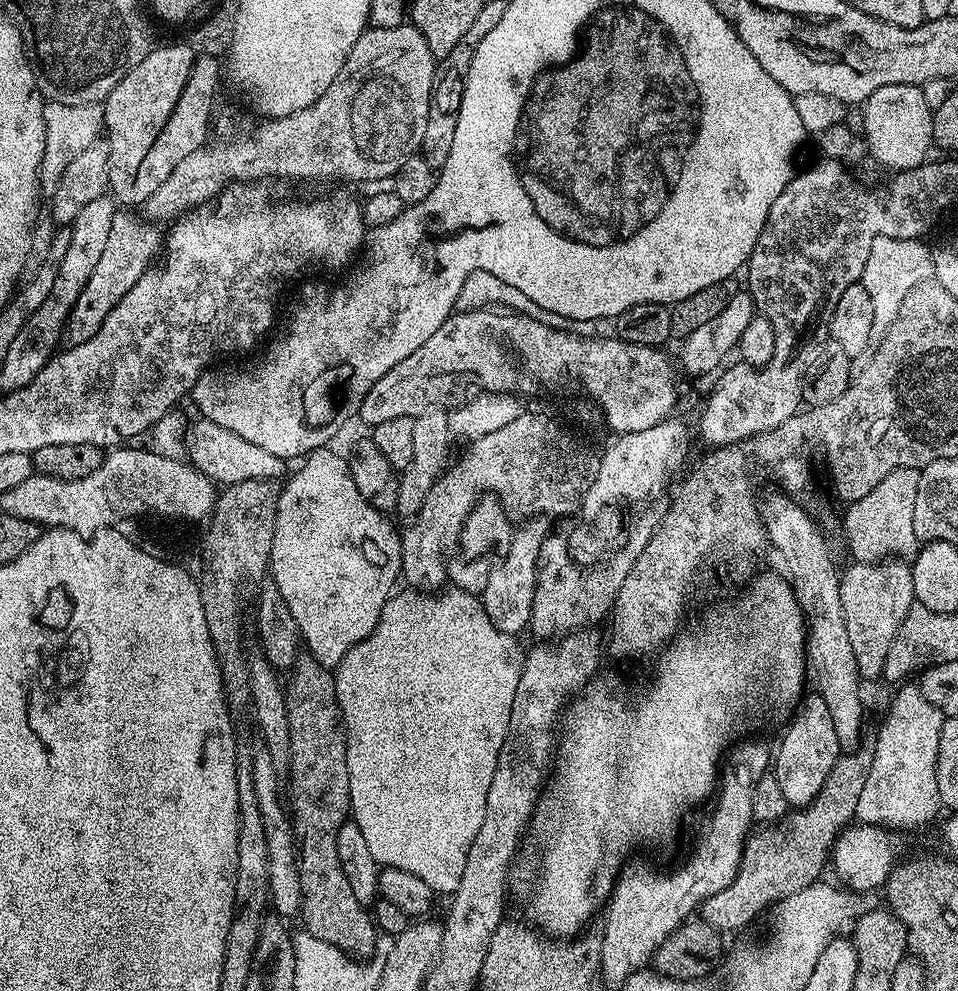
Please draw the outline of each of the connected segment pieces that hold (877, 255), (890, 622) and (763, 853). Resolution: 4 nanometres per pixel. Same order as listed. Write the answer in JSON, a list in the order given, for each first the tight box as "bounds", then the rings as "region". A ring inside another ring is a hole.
[{"bounds":[862,236,932,337],"region":[[[889,236],[874,238],[874,246],[870,246],[870,258],[866,258],[862,277],[866,294],[870,294],[870,303],[874,305],[873,337],[883,336],[898,316],[906,294],[910,294],[914,286],[925,283],[932,276],[932,253],[929,245],[924,243],[923,239],[903,240]]]},{"bounds":[840,558,916,681],"region":[[[887,558],[879,563],[852,562],[849,565],[848,569],[846,567],[843,569],[840,578],[842,618],[846,618],[846,635],[850,637],[850,646],[854,649],[854,662],[858,662],[861,677],[865,681],[876,679],[879,681],[884,675],[886,654],[890,654],[890,646],[916,599],[912,569],[900,558]]]},{"bounds":[698,746,873,933],"region":[[[861,746],[845,751],[834,762],[834,770],[822,782],[822,790],[804,808],[789,811],[777,824],[770,824],[753,831],[744,843],[742,862],[738,874],[726,890],[718,890],[710,899],[701,904],[698,912],[707,924],[717,928],[719,933],[736,932],[744,928],[759,912],[768,906],[806,890],[806,886],[817,883],[830,864],[832,848],[841,832],[856,820],[858,801],[866,778],[870,778],[873,749]]]}]

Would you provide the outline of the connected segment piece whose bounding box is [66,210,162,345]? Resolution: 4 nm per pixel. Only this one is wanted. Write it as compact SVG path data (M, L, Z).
M132 210L117 211L113 225L110 226L110 238L106 241L106 250L94 266L94 274L90 274L90 282L78 296L78 302L74 302L72 313L68 315L66 325L66 340L69 345L81 344L90 338L100 328L105 318L114 310L114 306L134 286L142 274L148 271L152 260L162 248L162 232L160 236L159 227L145 222L139 215L136 216Z

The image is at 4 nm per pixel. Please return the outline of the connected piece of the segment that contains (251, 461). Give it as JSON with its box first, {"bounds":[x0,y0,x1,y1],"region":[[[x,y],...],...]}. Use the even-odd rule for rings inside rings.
{"bounds":[186,418,286,486],"region":[[[196,418],[193,424],[191,421],[187,429],[186,456],[193,467],[220,486],[251,480],[279,481],[285,475],[286,461],[282,458],[262,450],[262,446],[254,446],[254,442],[246,442],[246,438],[238,438],[238,434],[230,434],[218,422],[203,418]]]}

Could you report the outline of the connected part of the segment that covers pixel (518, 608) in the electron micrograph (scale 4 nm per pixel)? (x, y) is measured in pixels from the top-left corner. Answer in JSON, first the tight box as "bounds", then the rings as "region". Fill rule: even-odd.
{"bounds":[482,518,550,636],"region":[[[532,518],[521,523],[513,531],[510,550],[493,568],[486,582],[486,590],[482,593],[482,603],[490,622],[498,626],[508,636],[516,636],[528,628],[534,606],[536,593],[536,559],[540,556],[542,542],[550,535],[549,521],[544,518]]]}

